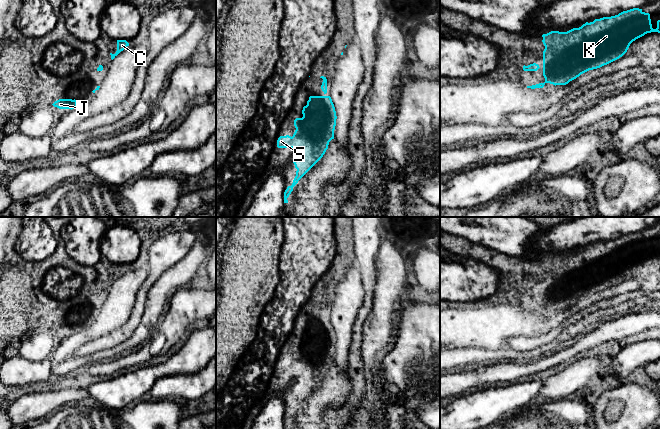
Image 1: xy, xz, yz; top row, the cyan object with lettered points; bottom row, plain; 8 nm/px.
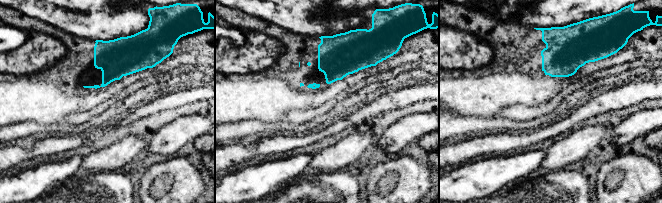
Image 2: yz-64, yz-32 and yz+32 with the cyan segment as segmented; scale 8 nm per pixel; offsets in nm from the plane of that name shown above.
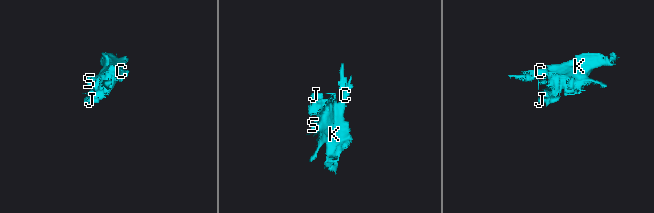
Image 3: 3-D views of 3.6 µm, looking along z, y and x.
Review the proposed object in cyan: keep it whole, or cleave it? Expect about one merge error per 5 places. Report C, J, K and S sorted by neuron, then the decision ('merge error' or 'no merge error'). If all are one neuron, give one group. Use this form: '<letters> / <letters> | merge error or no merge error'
C J K S | no merge error

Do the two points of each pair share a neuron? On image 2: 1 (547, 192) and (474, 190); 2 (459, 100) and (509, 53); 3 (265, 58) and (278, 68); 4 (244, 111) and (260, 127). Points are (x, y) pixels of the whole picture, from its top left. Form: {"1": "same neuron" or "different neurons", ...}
{"1": "different neurons", "2": "different neurons", "3": "different neurons", "4": "different neurons"}

